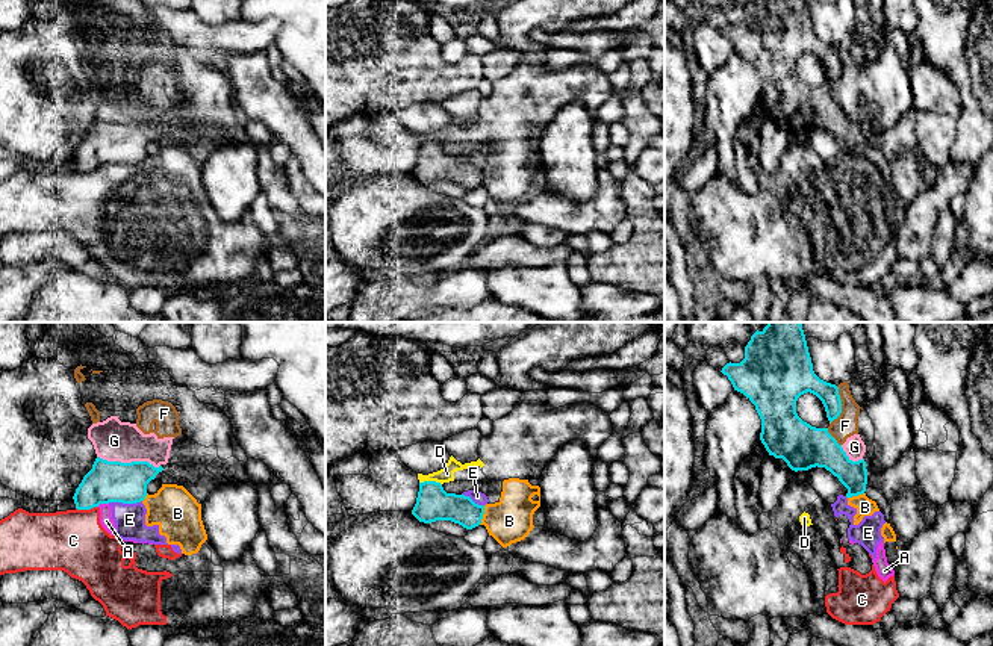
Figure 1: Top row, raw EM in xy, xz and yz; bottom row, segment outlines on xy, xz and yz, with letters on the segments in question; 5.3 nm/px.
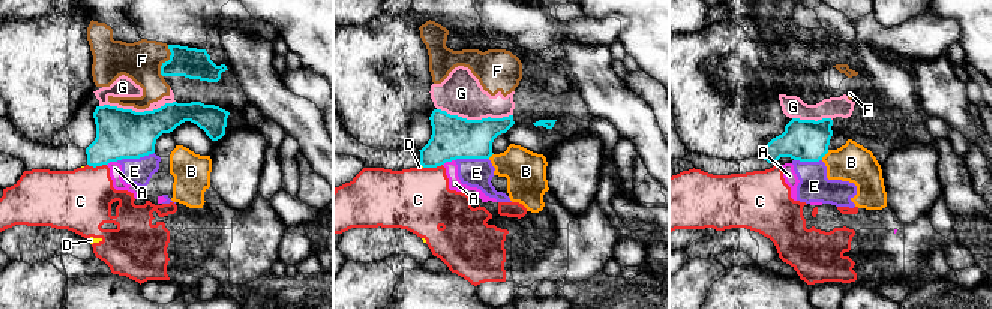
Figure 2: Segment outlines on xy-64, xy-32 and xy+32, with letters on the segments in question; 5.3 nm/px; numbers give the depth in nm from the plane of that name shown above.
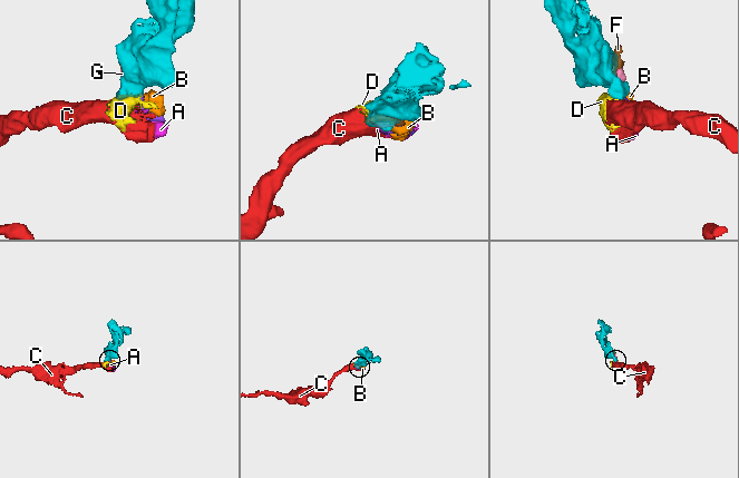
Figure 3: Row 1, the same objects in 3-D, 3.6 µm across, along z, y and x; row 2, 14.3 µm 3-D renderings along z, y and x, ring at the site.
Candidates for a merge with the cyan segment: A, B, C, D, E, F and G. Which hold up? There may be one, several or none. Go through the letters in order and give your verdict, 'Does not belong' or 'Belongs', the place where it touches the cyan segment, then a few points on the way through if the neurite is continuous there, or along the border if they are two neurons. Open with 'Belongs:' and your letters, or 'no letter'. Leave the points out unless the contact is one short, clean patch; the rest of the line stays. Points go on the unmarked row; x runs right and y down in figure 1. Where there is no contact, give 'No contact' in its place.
Belongs: no letter
A: Does not belong. Touches cyan at xy (102, 164). Boundary: xy (108, 164), (97, 167)
B: Does not belong. Touches cyan at xz (483, 174). Boundary: xz (485, 167), (485, 174), (479, 185)
C: Does not belong. Touches cyan at xy (87, 170). Boundary: xy (97, 167), (76, 170)
D: Does not belong. Touches cyan at xz (430, 142). Boundary: xz (420, 142), (438, 142), (441, 145)
E: Does not belong. Touches cyan at xy (124, 164). Boundary: xy (141, 161), (135, 164), (108, 164)
F: Does not belong. Touches cyan at yz (840, 67)
G: Does not belong. Touches cyan at xy (129, 124). Boundary: xy (97, 117), (106, 121), (149, 123), (159, 127)

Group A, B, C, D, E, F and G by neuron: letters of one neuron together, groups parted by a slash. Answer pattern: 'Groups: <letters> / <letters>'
Groups: A B C D E / F G

